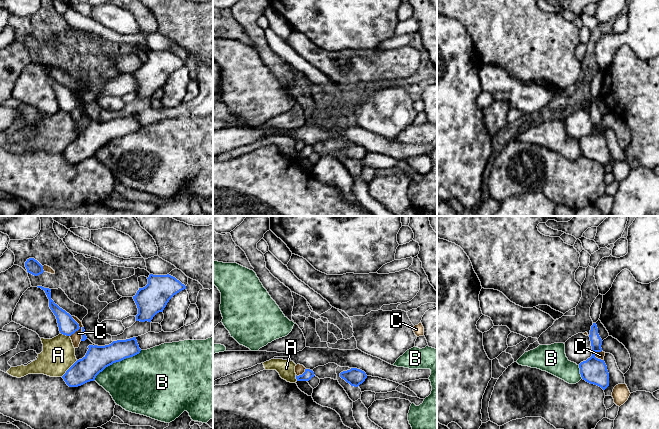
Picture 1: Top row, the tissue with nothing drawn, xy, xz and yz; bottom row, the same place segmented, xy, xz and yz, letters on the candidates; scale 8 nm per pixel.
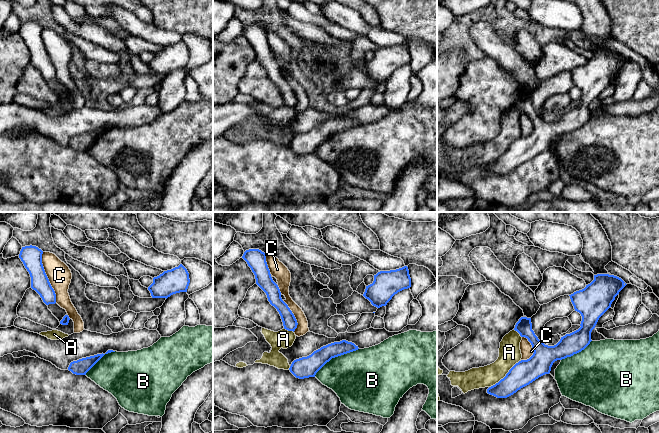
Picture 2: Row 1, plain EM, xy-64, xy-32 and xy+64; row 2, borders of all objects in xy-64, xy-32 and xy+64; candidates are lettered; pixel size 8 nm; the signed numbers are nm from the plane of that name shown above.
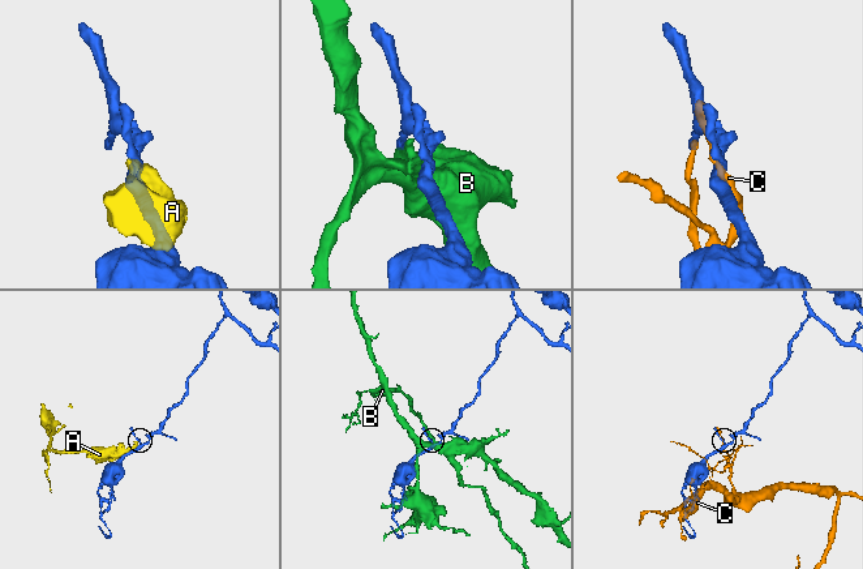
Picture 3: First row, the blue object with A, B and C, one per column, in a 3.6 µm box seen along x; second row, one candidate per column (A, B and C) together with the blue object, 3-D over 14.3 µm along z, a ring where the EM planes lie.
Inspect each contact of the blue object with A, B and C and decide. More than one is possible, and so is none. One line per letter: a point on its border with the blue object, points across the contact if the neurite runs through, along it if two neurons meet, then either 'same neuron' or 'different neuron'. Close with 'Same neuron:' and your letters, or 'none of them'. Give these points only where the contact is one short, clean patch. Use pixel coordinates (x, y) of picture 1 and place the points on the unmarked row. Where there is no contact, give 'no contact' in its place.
A: contact xy (69, 144); different neuron
B: contact xy (117, 137); different neuron
C: contact xy (79, 104); different neuron
Same neuron: none of them

